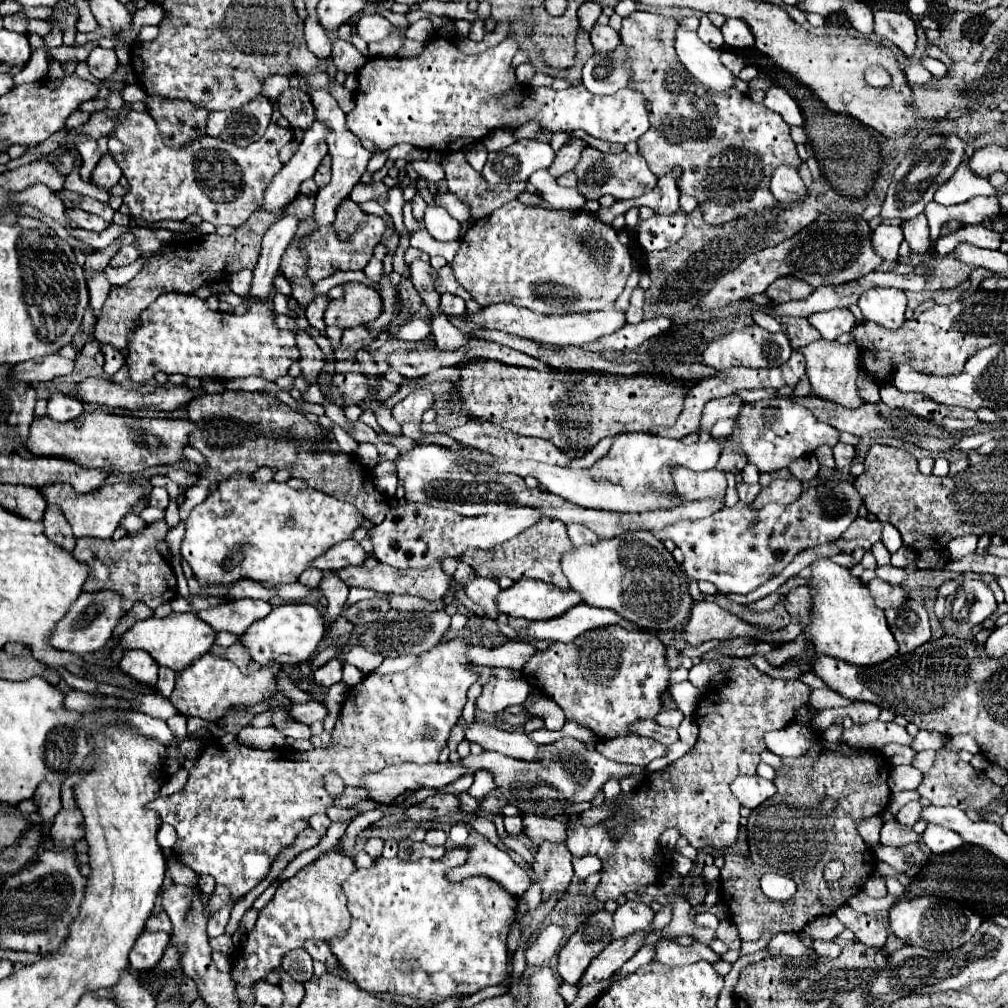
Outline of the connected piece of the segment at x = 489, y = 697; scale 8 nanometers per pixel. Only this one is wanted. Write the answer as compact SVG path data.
M491 677L483 687L483 693L477 697L477 707L485 713L505 711L509 705L521 705L529 695L529 683L525 679L507 681Z

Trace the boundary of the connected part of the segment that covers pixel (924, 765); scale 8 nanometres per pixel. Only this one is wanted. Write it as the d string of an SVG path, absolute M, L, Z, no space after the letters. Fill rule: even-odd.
M919 751L911 761L911 765L921 771L927 771L933 765L933 761L935 761L935 751Z

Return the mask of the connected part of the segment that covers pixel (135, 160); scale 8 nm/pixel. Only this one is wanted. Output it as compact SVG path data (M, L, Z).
M131 111L113 135L125 145L125 151L113 153L113 159L129 181L131 189L123 201L133 217L143 217L147 223L155 223L161 219L185 221L189 215L197 213L203 215L203 221L213 225L233 227L245 223L257 209L261 191L281 169L277 157L279 149L293 139L291 129L281 129L271 123L265 135L247 147L203 135L175 149L163 141L155 119L149 113L137 111Z

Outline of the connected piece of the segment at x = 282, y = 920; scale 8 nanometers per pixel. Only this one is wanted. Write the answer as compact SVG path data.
M327 851L311 865L303 867L295 877L285 879L273 899L261 909L257 925L251 933L247 933L245 947L233 961L231 977L237 981L237 999L247 1005L253 1003L251 985L257 979L265 979L269 971L281 967L281 959L287 951L303 947L307 939L329 941L335 935L343 935L349 927L349 909L345 895L341 893L341 881L345 881L353 873L353 859L343 855L341 851Z

